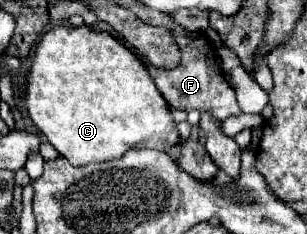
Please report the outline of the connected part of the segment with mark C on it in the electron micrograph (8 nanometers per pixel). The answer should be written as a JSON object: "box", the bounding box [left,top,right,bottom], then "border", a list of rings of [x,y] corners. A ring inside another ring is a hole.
{"box":[25,26,179,166],"border":[[[61,26],[41,36],[33,54],[25,102],[35,126],[73,166],[115,160],[131,148],[155,148],[167,152],[171,146],[179,144],[171,108],[149,76],[147,66],[109,32],[95,32],[89,26]]]}

